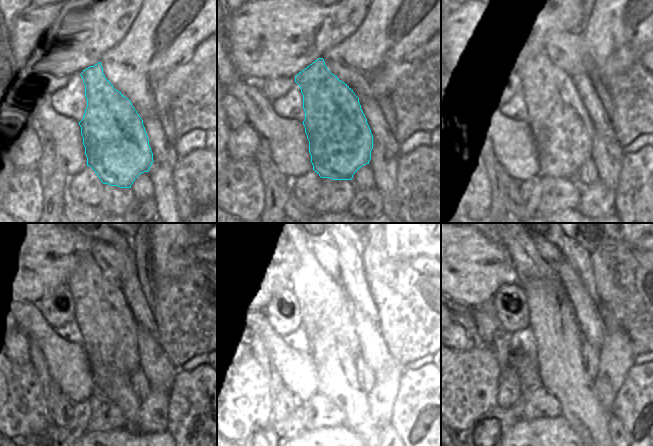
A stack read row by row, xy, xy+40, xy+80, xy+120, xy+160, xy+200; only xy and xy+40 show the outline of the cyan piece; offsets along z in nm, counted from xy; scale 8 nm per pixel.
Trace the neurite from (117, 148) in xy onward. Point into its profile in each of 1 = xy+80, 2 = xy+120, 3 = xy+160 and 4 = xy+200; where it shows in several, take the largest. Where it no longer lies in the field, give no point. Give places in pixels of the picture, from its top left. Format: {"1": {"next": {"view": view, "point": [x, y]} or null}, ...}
{"1": {"next": {"view": "xy+80", "point": [563, 132]}}, "2": {"next": {"view": "xy+120", "point": [109, 330]}}, "3": {"next": {"view": "xy+160", "point": [320, 304]}}, "4": {"next": {"view": "xy+200", "point": [542, 314]}}}

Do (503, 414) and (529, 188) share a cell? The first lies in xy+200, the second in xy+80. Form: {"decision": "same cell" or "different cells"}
{"decision": "same cell"}

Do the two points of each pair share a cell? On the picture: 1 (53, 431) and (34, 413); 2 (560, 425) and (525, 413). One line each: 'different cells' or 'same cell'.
1: different cells
2: different cells

